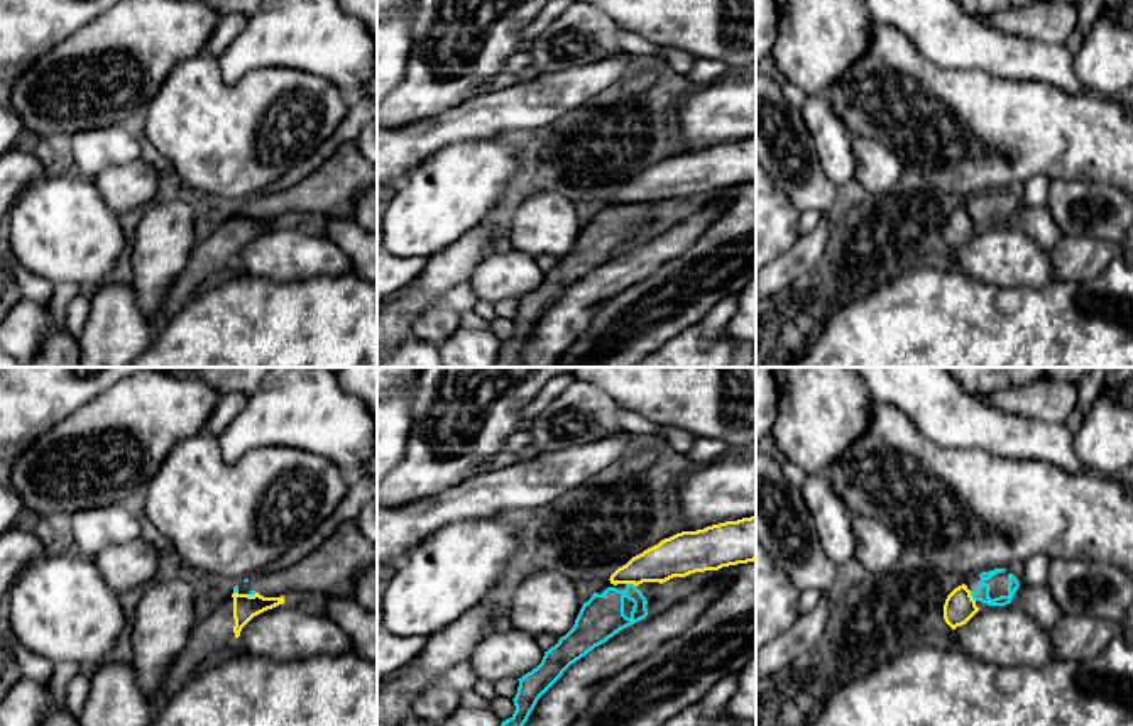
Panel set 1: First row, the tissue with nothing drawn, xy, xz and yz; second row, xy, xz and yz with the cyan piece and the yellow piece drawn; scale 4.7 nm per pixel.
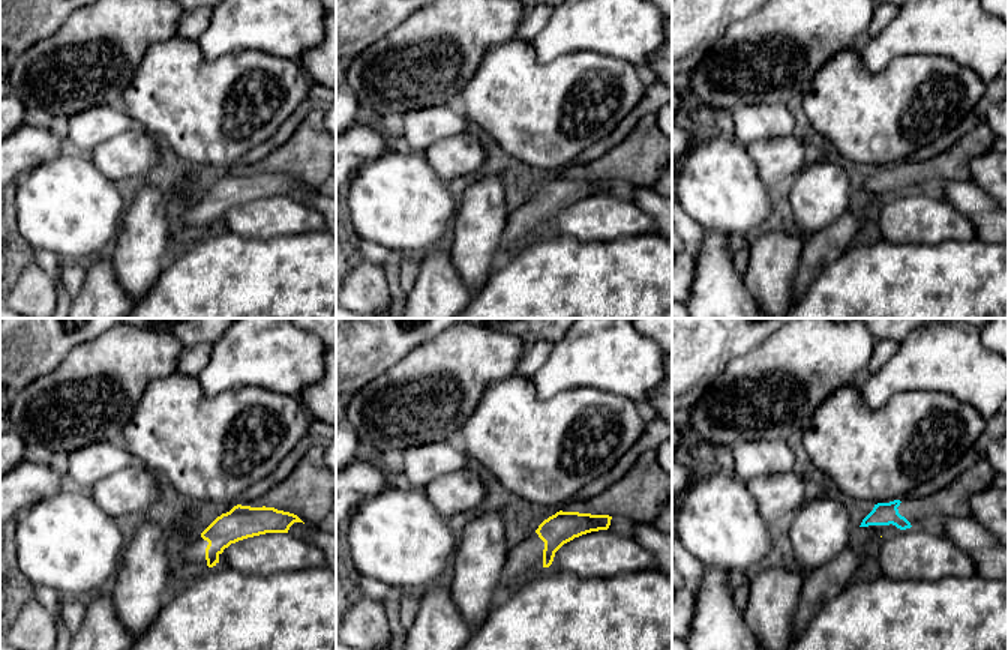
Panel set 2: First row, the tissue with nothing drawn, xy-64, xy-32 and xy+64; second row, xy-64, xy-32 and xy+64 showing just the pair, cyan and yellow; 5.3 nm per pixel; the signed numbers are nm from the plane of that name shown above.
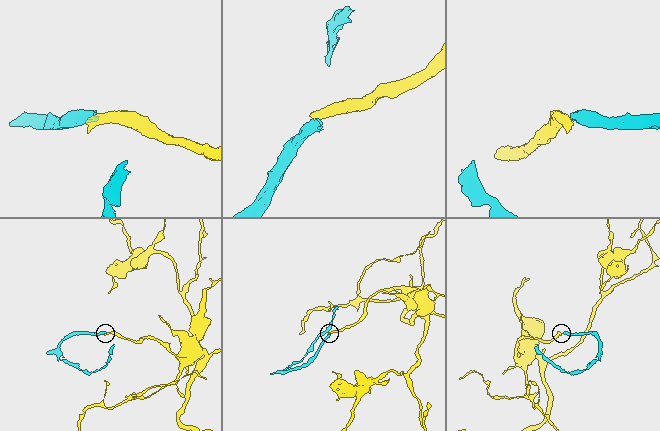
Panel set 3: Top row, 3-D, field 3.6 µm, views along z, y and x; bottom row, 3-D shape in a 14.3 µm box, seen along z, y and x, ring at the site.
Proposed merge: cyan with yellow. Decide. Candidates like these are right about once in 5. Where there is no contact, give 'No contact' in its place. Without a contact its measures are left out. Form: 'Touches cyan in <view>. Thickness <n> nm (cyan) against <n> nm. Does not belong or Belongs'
Touches cyan in xz. Thickness 200 nm (cyan) against 190 nm. Does not belong

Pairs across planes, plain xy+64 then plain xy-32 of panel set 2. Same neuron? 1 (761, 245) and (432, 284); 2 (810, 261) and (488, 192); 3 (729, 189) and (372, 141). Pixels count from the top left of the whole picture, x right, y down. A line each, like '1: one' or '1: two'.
1: one
2: two
3: two

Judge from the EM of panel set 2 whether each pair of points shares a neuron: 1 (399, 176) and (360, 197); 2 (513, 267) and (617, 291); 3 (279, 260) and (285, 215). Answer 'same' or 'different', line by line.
1: same
2: same
3: different

